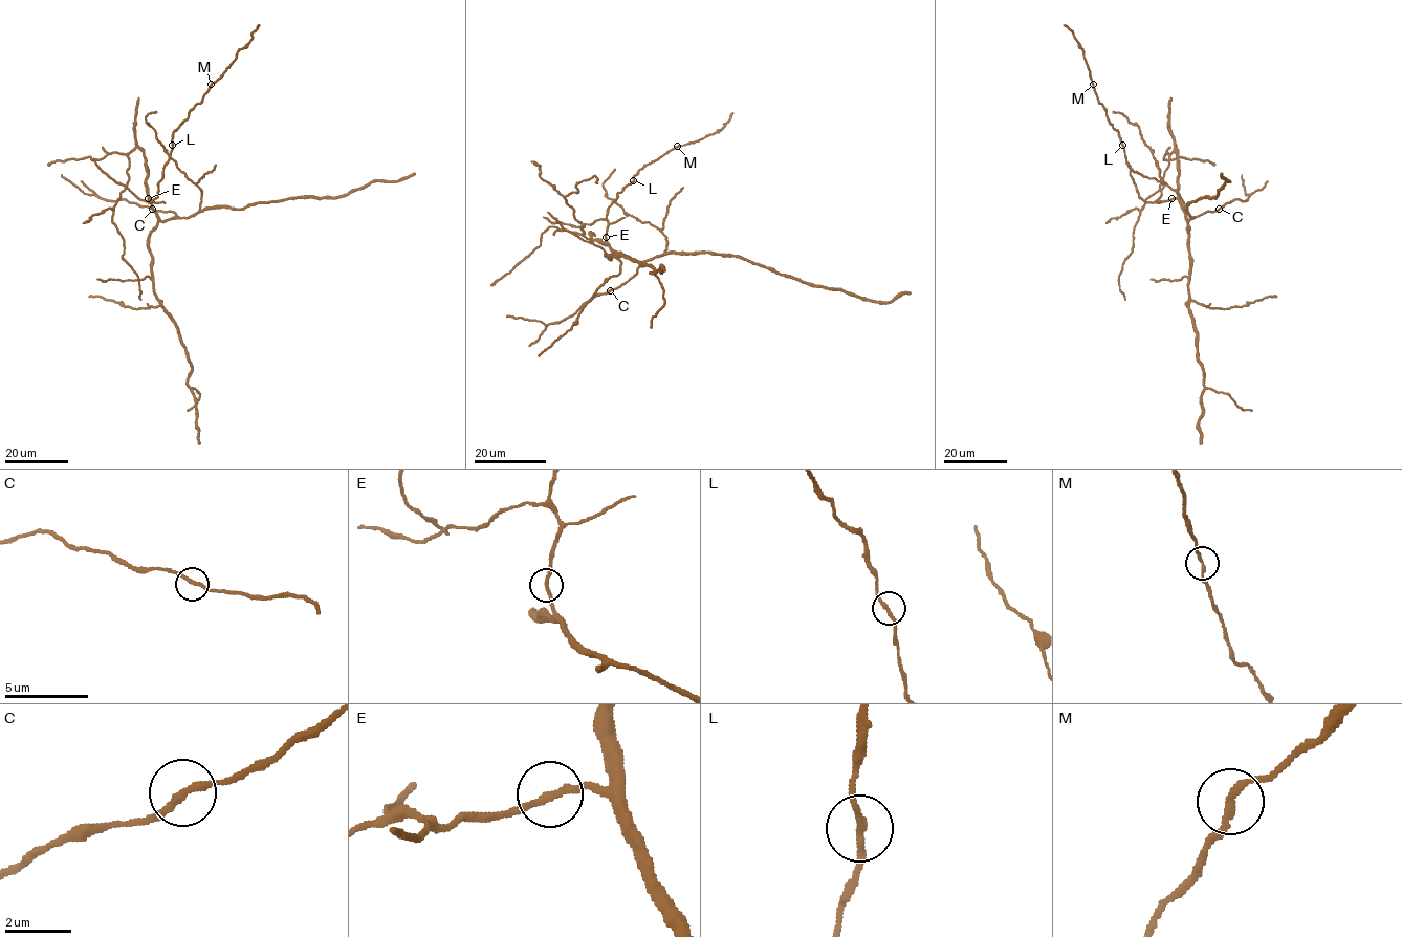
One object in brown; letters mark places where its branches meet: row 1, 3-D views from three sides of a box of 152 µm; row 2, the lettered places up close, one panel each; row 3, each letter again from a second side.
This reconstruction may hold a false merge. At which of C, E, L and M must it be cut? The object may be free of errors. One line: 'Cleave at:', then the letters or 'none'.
Cleave at: none

